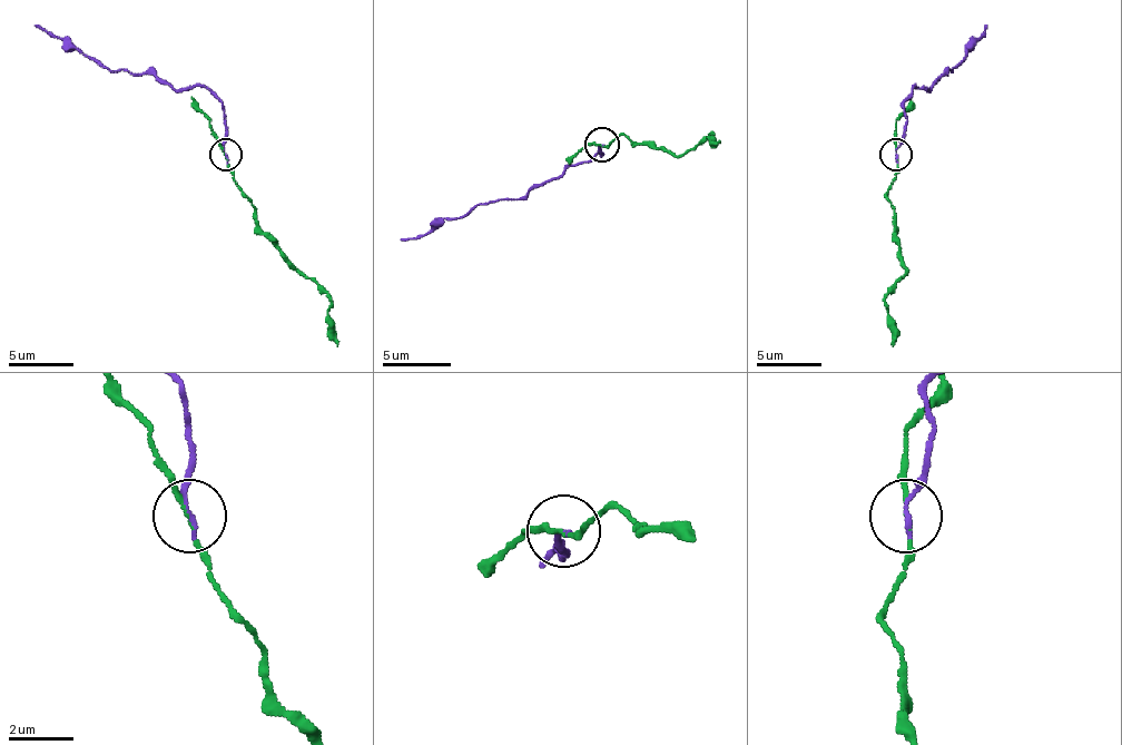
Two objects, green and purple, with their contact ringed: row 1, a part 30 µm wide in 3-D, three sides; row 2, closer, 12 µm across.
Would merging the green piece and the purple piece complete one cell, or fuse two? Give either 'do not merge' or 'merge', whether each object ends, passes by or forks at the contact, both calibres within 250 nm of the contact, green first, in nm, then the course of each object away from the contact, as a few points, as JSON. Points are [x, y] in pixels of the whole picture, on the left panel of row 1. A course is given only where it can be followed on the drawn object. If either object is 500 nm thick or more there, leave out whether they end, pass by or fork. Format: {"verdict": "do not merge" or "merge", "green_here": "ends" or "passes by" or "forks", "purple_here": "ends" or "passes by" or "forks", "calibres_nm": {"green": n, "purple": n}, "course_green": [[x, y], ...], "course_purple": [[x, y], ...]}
{"verdict": "do not merge", "green_here": "passes by", "purple_here": "ends", "calibres_nm": {"green": 100, "purple": 150}, "course_green": [[225, 156], [244, 197], [254, 207], [254, 224], [328, 299], [328, 327], [338, 346]], "course_purple": [[225, 156], [225, 107], [205, 88], [196, 85], [176, 90], [147, 75], [111, 71], [33, 26]]}

